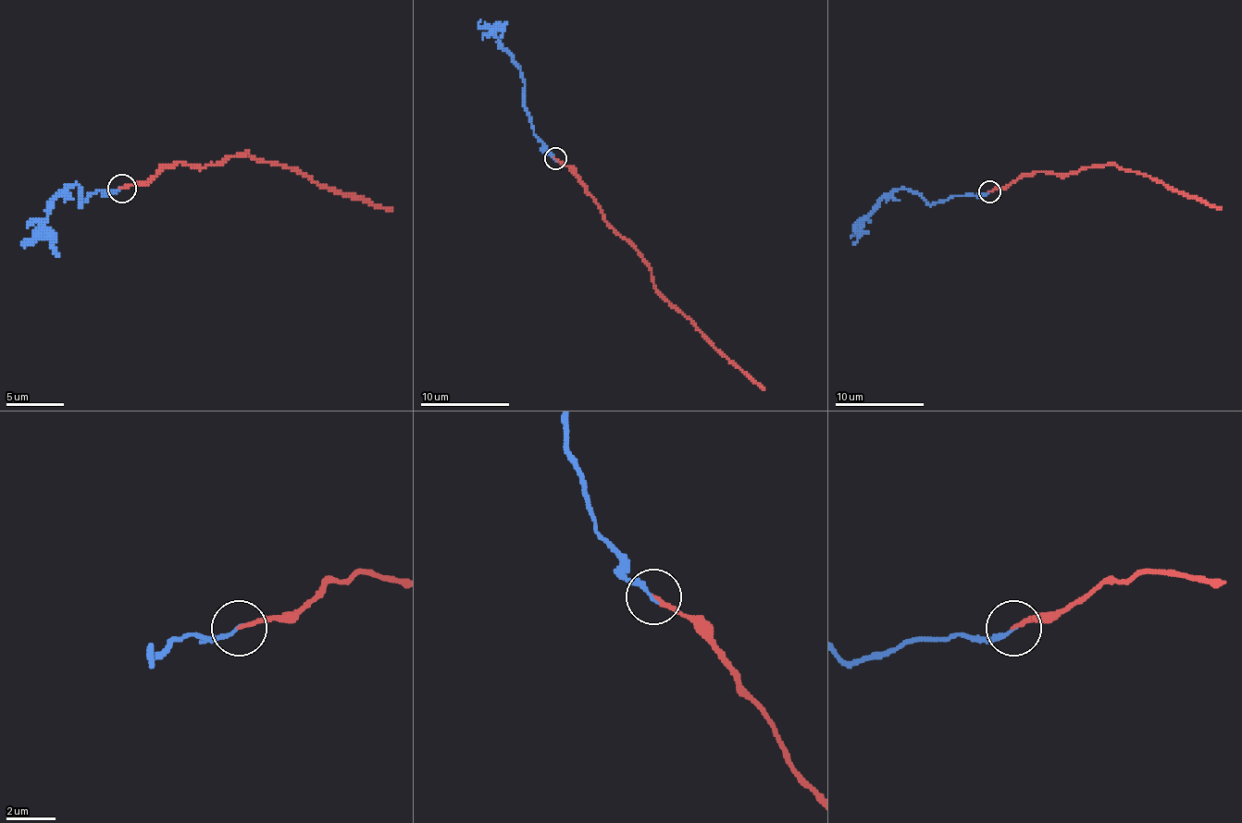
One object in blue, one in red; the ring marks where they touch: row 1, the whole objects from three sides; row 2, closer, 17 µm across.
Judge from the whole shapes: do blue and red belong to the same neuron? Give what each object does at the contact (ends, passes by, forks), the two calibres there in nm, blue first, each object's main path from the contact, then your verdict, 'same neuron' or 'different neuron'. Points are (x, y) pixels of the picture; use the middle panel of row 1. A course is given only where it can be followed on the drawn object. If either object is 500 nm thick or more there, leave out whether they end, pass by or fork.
blue ends there; red ends there; 130 nm thick on the blue side, 150 nm on the other; blue runs (555, 159), (533, 132), (531, 119), (527, 115), (525, 86), (518, 64), (496, 35), (496, 30), (507, 21); red runs (555, 159), (571, 172), (598, 205), (602, 216), (631, 245), (651, 272), (653, 286), (717, 350), (764, 389); same neuron

